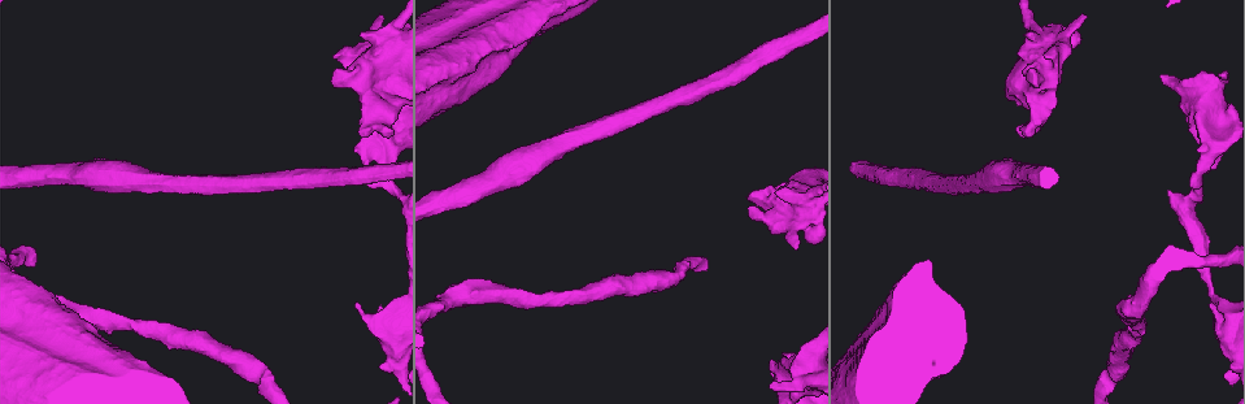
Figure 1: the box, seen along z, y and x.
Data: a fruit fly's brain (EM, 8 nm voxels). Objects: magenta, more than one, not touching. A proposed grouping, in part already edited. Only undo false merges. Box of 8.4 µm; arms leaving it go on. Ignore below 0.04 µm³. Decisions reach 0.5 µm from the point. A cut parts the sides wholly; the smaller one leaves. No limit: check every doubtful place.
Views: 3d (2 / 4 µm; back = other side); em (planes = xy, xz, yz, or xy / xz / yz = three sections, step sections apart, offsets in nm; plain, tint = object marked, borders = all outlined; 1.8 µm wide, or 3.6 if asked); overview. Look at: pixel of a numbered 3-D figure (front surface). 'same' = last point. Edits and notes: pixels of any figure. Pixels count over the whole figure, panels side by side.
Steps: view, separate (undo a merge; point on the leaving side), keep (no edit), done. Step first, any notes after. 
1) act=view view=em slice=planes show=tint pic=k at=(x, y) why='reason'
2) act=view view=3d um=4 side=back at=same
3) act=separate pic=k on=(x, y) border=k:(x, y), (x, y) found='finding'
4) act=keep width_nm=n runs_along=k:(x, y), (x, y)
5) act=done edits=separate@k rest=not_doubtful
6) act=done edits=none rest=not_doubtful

act=view view=3d um=4 pic=1 at=(1215, 88) why='calibre changes'

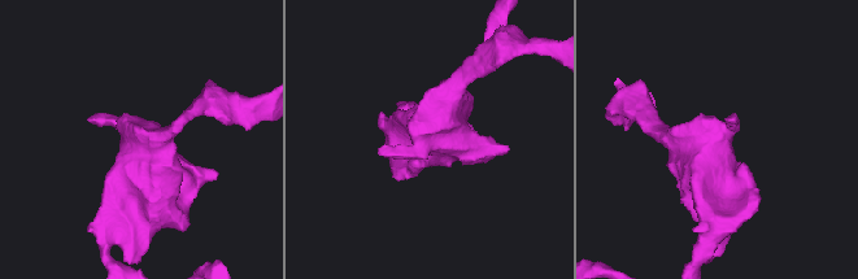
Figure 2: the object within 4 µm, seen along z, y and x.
act=view view=em um=3.6 slice=yz step=4 show=tint pic=2 at=(420, 135) why='need the tissue'

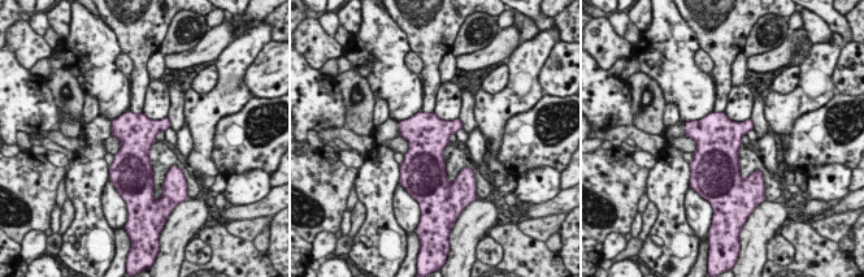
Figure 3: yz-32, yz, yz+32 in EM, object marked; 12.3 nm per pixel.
act=view view=em um=3.6 slice=planes show=tint at=same why='another direction'

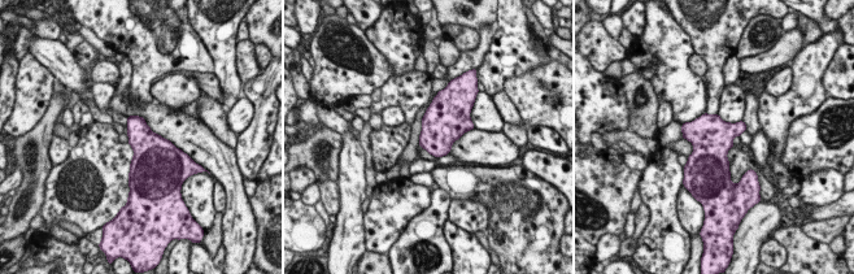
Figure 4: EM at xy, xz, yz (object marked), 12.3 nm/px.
act=keep found='one cell here'

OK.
act=view view=3d um=4 pic=1 at=(1210, 133) why='thick turns thin'

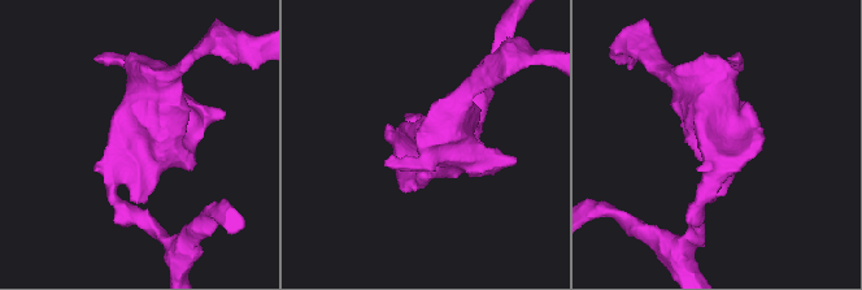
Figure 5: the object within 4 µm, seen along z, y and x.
act=view view=em slice=planes show=tint pic=5 at=(720, 146)

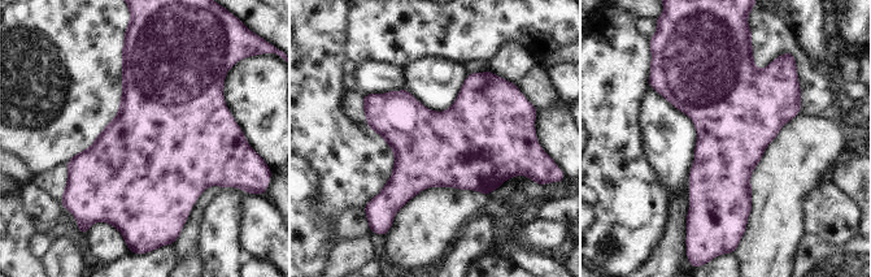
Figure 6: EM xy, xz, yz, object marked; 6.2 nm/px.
act=keep found='continuous, no second cell'

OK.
act=view view=em um=3.6 slice=planes show=tint pic=1 at=(382, 53) why='abrupt turn'

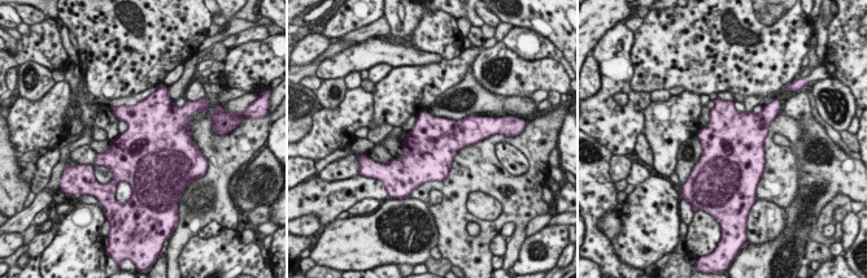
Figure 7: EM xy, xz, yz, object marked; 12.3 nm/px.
act=keep found='one cell here'

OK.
act=done edits=none rest=not_doubtful

